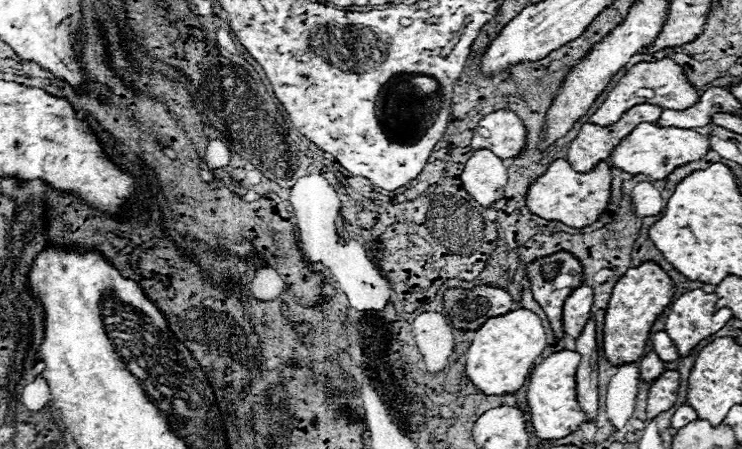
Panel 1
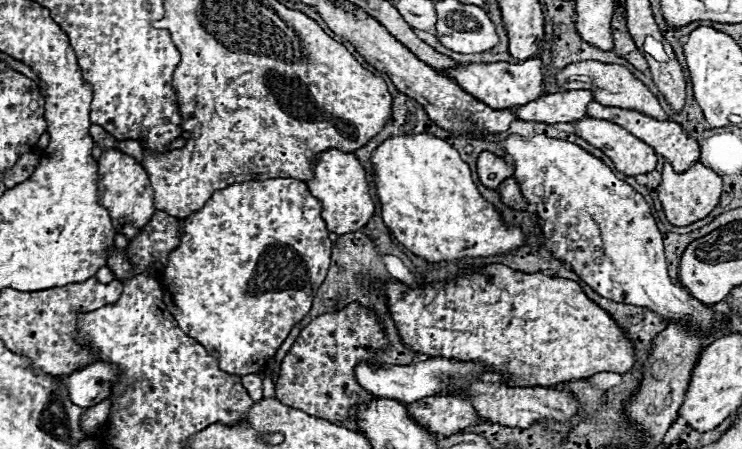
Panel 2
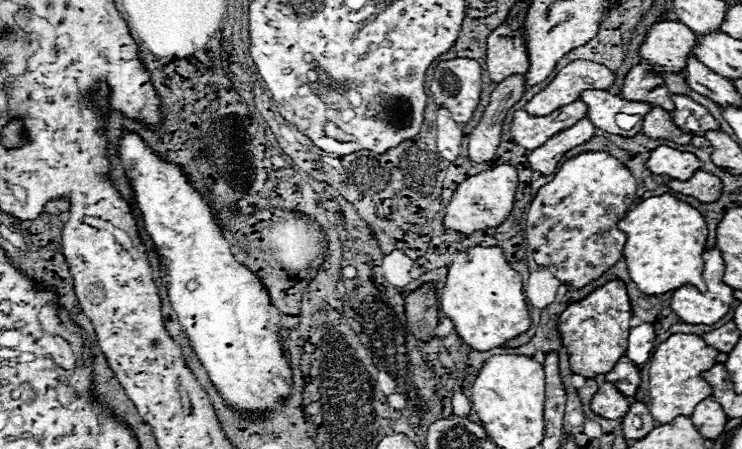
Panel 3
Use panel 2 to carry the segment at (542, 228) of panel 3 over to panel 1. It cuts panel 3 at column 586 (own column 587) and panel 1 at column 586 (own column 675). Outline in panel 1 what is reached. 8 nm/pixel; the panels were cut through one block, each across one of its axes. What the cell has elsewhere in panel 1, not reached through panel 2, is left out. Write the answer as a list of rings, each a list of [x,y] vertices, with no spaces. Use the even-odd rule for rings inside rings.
[[[584,282],[570,292],[570,296],[564,302],[564,312],[562,312],[562,322],[564,322],[564,332],[570,334],[572,338],[578,338],[584,324],[590,320],[590,308],[592,308],[592,288],[586,286]]]

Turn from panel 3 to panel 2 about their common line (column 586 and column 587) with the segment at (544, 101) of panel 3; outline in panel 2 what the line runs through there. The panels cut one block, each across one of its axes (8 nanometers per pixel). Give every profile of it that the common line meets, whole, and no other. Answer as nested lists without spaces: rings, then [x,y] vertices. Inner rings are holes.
[[[586,60],[586,62],[576,62],[566,68],[562,68],[556,74],[556,82],[562,88],[588,88],[594,92],[594,100],[600,104],[612,104],[616,108],[636,108],[638,112],[644,112],[656,120],[668,120],[670,114],[662,110],[658,98],[622,64],[604,64],[596,60]]]

